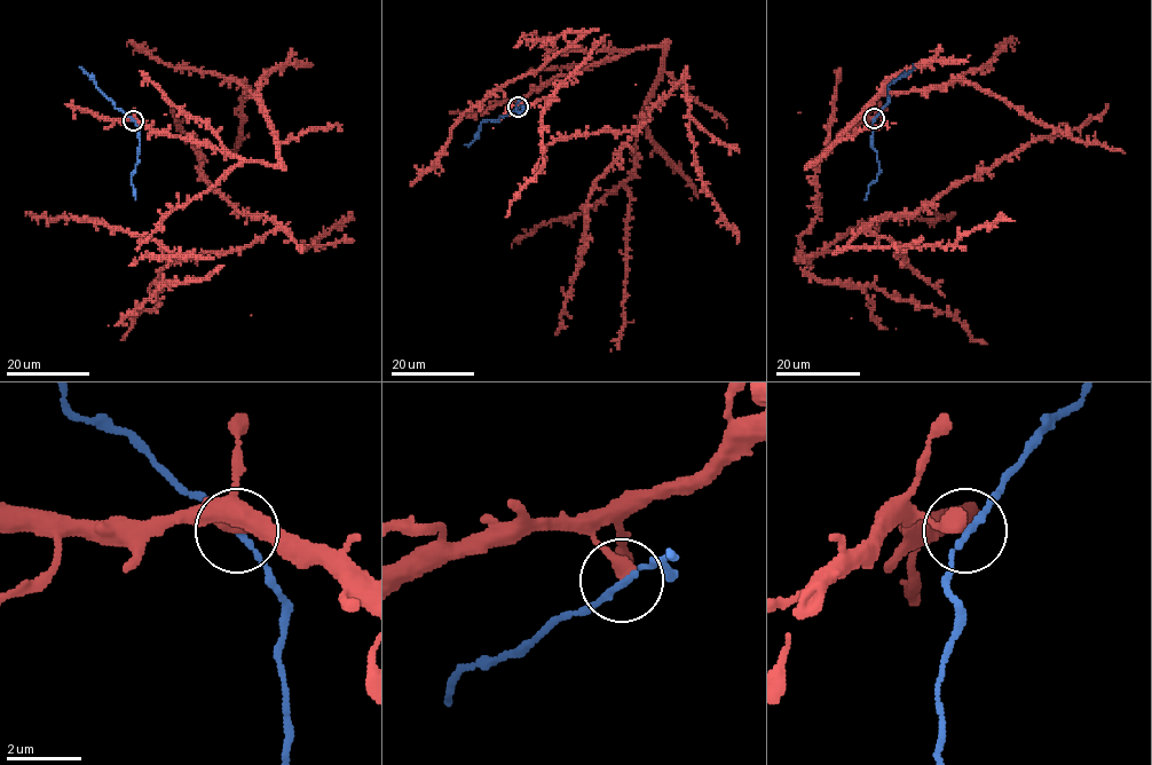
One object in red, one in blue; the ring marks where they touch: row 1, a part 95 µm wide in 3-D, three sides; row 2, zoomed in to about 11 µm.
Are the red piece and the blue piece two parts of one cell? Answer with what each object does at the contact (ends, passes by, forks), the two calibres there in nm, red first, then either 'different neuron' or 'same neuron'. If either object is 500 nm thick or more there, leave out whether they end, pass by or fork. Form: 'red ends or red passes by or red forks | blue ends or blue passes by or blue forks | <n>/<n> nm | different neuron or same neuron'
red ends | blue passes by | 440/160 nm | same neuron

